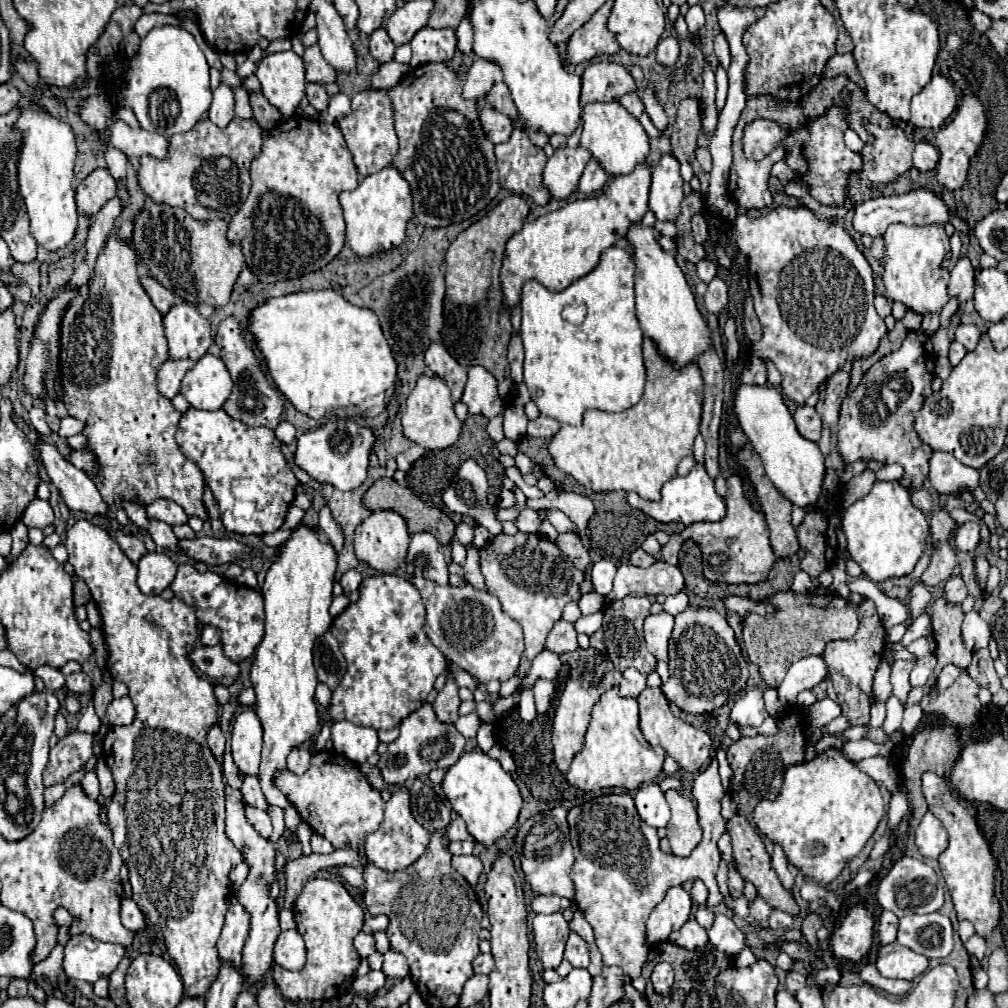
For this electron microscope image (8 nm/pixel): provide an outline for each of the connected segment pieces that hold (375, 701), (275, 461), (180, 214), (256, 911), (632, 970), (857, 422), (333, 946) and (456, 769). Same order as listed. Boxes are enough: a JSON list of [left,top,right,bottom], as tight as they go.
[[330,574,446,730],[176,408,300,536],[132,204,244,308],[226,786,280,982],[570,760,726,978],[838,330,934,488],[272,878,364,1000],[442,750,522,848]]

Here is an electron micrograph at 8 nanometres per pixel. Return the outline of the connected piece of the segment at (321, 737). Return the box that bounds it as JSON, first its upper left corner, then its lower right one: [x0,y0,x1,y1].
[314,720,333,752]

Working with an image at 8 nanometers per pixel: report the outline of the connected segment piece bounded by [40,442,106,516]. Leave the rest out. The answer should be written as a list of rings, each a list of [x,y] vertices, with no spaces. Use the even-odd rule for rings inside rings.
[[[40,444],[42,462],[48,470],[48,476],[60,490],[66,506],[74,512],[86,512],[86,514],[106,514],[106,504],[94,486],[94,482],[86,476],[84,470],[74,468],[70,462],[66,462],[60,452],[50,444]]]

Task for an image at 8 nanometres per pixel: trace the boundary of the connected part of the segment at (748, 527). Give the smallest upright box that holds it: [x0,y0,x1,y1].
[662,476,774,584]

